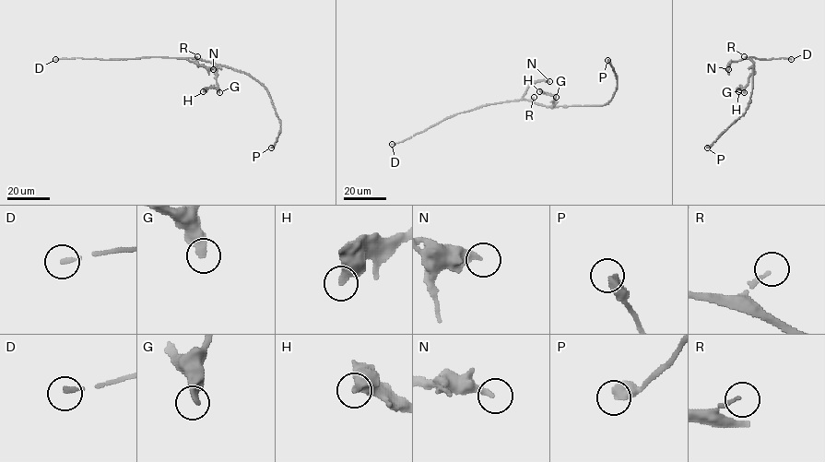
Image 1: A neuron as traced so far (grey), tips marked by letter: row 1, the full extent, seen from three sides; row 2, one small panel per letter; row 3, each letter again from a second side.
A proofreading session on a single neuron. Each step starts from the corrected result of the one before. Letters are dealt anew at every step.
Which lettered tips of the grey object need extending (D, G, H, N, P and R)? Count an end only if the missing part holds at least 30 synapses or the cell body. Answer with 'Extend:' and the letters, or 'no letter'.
Extend: D, R

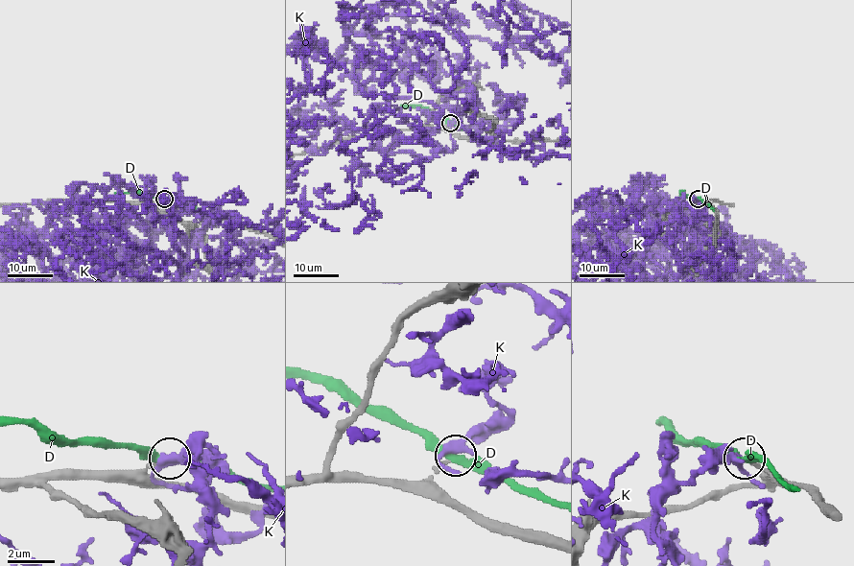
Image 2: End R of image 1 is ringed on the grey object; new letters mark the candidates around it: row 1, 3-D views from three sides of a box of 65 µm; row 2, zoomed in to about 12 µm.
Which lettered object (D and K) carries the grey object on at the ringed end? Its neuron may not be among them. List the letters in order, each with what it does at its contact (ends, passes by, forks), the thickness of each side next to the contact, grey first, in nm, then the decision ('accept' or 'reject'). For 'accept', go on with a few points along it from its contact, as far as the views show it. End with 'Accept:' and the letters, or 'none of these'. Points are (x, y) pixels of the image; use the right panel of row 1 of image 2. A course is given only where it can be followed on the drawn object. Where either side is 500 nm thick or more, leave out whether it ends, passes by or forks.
D: it passes by; calibres 170 and 280 nm; reject
K: it passes by; calibres 150 and 340 nm; reject
Accept: none of these

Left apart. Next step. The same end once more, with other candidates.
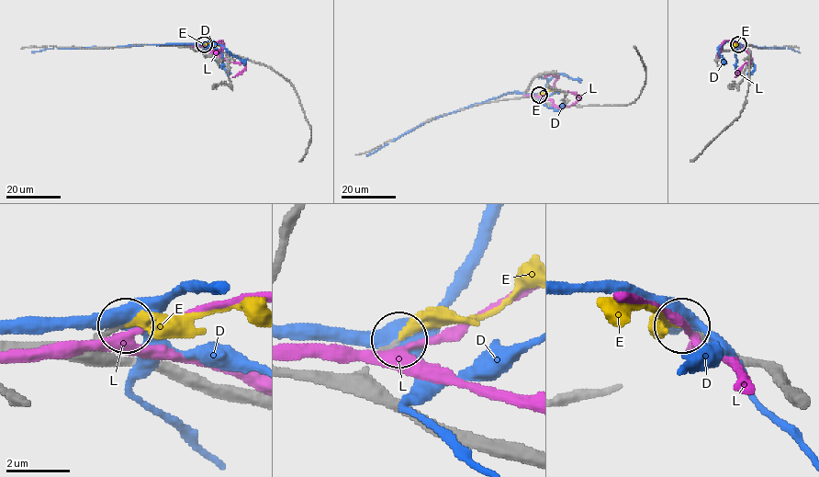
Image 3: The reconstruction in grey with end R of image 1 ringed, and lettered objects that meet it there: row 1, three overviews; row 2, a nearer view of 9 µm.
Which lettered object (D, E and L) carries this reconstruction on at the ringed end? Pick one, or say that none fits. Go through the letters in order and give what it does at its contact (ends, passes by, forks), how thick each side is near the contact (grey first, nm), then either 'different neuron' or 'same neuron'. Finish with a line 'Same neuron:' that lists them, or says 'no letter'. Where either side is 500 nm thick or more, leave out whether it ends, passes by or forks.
D: it forks there; 180 nm thick on the grey side, 420 nm on the other; different neuron
E: it ends there; 150 nm thick on the grey side, 280 nm on the other; same neuron
L: it forks there; 200 nm thick on the grey side, 300 nm on the other; different neuron
Same neuron: E

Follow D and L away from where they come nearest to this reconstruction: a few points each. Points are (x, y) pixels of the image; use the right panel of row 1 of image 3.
D: (739, 44), (787, 48), (800, 52)
L: (740, 45), (751, 61), (734, 76)

